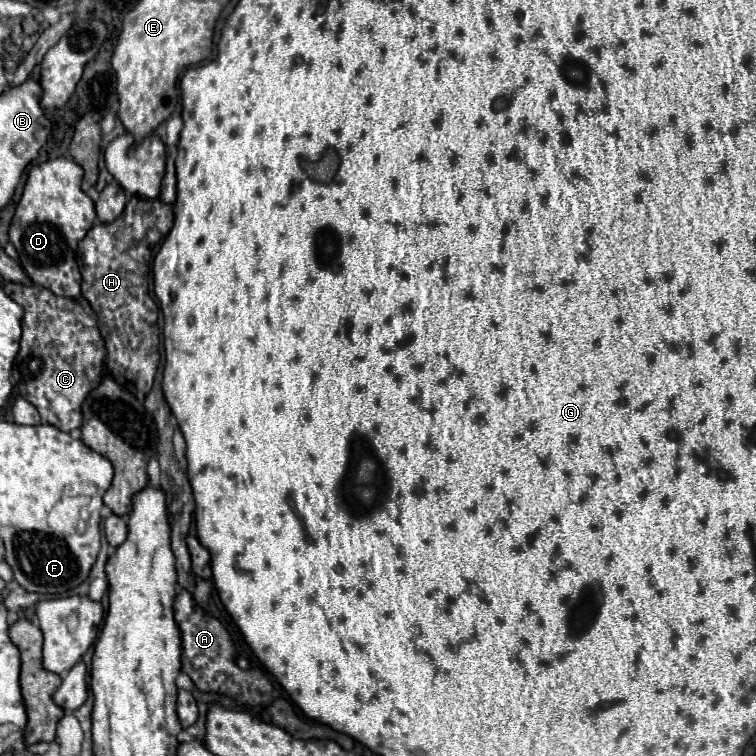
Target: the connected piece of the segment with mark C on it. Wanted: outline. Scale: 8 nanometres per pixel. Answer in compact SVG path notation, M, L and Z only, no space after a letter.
M5 284L5 292L23 308L21 348L13 362L13 382L41 414L41 422L53 424L63 432L81 428L81 404L99 386L105 368L105 344L97 328L97 316L87 300L55 296L37 284Z

